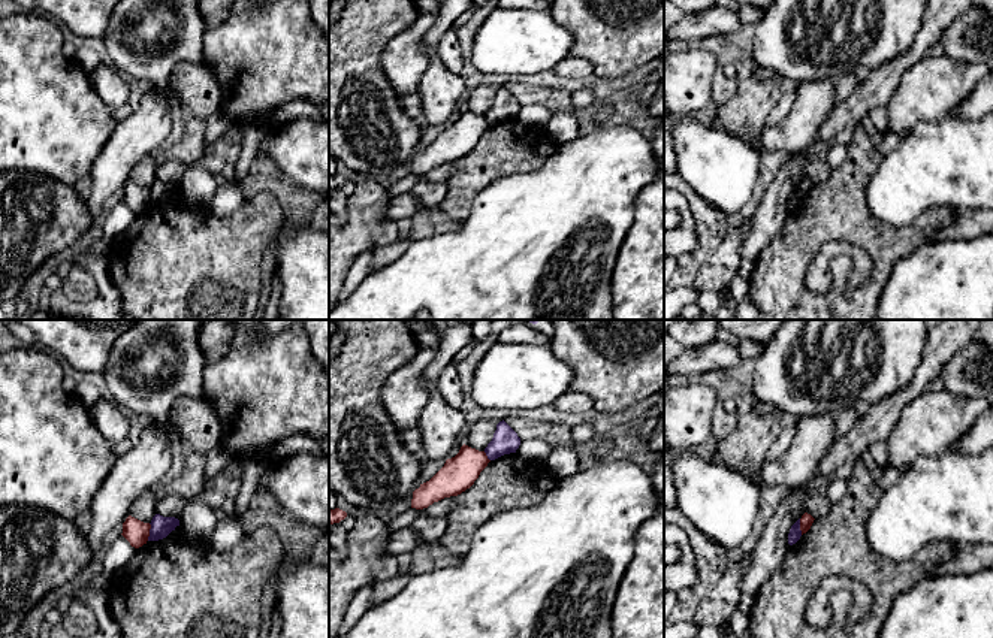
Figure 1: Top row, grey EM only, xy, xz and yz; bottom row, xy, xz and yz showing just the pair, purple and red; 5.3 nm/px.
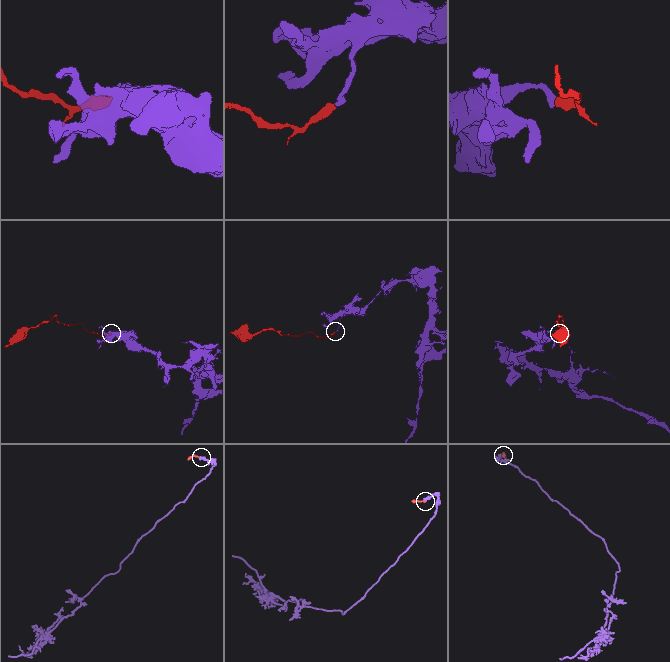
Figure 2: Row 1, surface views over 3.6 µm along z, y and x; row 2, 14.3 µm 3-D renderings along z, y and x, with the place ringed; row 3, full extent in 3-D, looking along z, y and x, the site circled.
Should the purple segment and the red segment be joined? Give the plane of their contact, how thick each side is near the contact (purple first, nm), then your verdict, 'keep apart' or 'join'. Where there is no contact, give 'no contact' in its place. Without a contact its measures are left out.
meets purple in xy; 110 nm thick on the purple side, 140 nm on the other; keep apart

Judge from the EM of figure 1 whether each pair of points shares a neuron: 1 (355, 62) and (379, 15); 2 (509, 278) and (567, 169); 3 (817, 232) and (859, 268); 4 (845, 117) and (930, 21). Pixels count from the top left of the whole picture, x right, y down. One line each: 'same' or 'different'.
1: same
2: same
3: different
4: same

